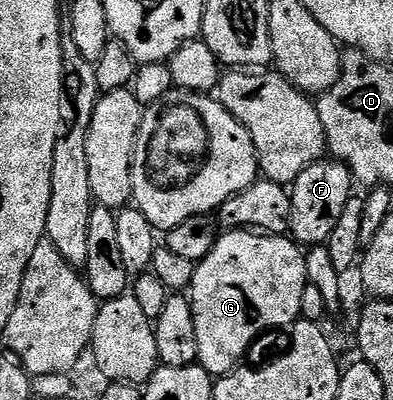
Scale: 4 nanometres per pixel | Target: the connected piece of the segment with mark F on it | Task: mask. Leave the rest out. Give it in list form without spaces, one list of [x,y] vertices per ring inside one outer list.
[[[332,158],[317,160],[291,185],[291,222],[289,232],[301,246],[324,245],[331,238],[331,230],[339,223],[347,202],[354,195],[355,181],[346,164]]]

